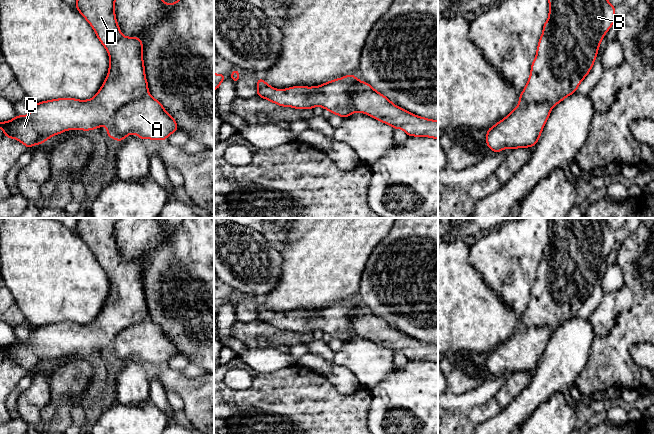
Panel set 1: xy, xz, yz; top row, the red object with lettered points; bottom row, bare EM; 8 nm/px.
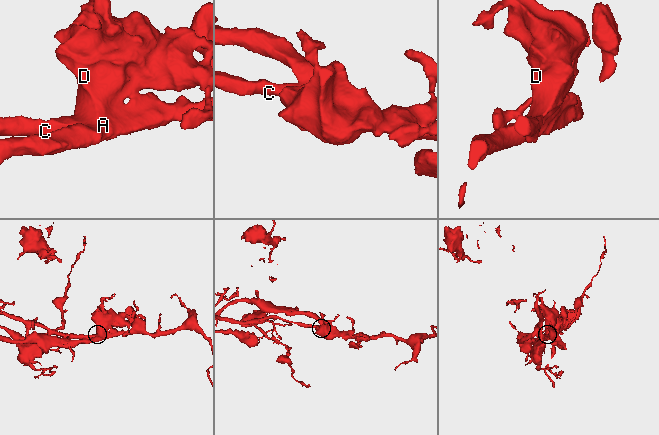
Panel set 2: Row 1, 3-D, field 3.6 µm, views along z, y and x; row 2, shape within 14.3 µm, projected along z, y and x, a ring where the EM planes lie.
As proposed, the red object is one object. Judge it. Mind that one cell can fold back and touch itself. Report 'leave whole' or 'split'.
split

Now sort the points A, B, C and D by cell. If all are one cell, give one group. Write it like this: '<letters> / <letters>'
A / B C D

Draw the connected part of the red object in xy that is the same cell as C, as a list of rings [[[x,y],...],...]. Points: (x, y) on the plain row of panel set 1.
[[[77,218],[76,233],[92,250],[99,265],[106,272],[110,282],[107,301],[97,318],[92,323],[84,325],[74,322],[60,322],[35,327],[31,331],[28,340],[16,339],[16,341],[10,345],[0,346],[0,352],[5,357],[4,360],[7,362],[14,362],[23,367],[27,372],[31,372],[33,369],[41,369],[44,365],[49,364],[51,360],[59,359],[67,354],[80,353],[88,355],[100,352],[102,349],[108,351],[112,346],[115,337],[121,331],[149,318],[143,287],[143,266],[138,261],[124,261],[117,248],[114,229],[115,224],[119,219],[120,218]]]

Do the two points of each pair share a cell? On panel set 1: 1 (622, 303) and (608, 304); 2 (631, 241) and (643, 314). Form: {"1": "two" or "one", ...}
{"1": "two", "2": "one"}

